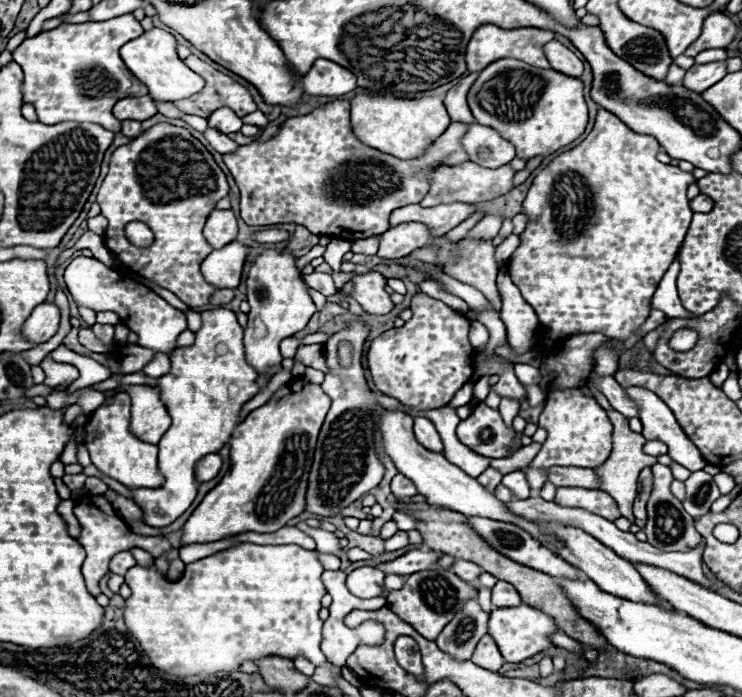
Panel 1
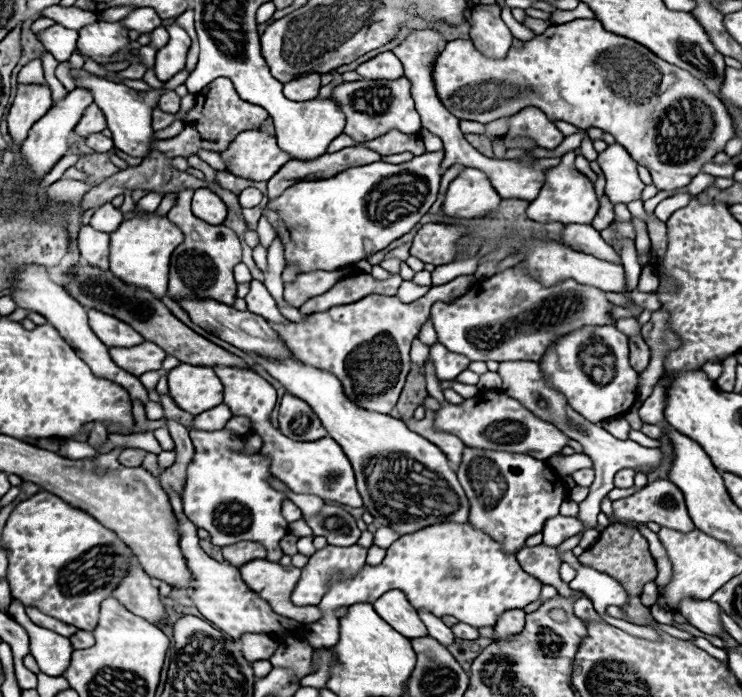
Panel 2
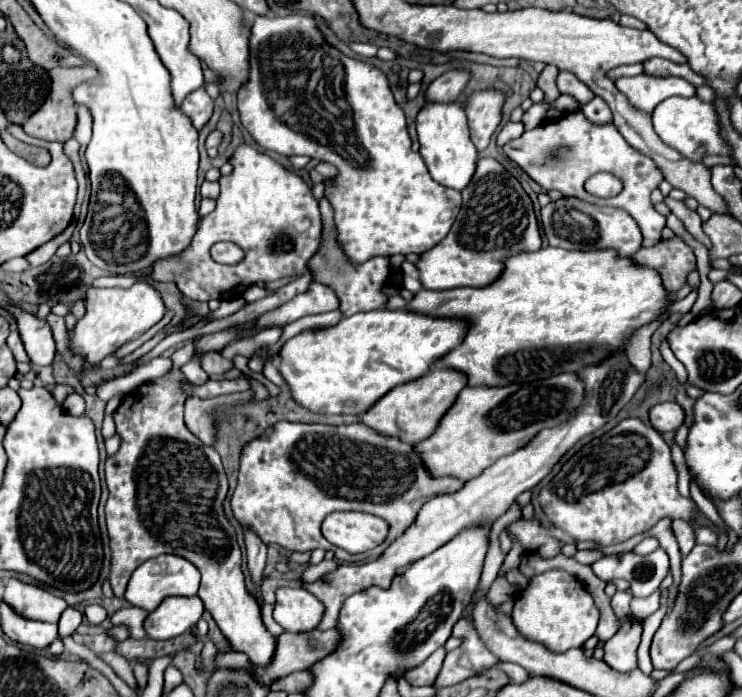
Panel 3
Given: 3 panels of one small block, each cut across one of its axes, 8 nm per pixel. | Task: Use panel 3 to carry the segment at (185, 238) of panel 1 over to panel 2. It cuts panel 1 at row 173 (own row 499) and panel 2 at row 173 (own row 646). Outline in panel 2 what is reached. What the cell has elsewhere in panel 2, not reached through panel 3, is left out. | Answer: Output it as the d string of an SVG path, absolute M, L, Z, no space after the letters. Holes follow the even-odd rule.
M264 130L242 132L222 158L234 176L256 182L270 180L290 160L288 154L278 148L276 138Z

